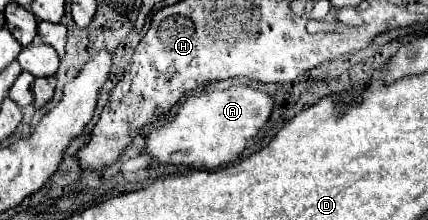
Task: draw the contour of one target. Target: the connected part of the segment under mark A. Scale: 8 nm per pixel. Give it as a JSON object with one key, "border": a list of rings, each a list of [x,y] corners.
{"border":[[[233,86],[219,92],[209,92],[201,96],[189,96],[181,102],[175,118],[165,126],[151,130],[145,136],[145,150],[151,158],[151,166],[203,166],[203,168],[219,168],[245,150],[247,140],[251,140],[259,128],[267,122],[273,108],[273,98],[265,92],[259,92],[249,86]]]}

